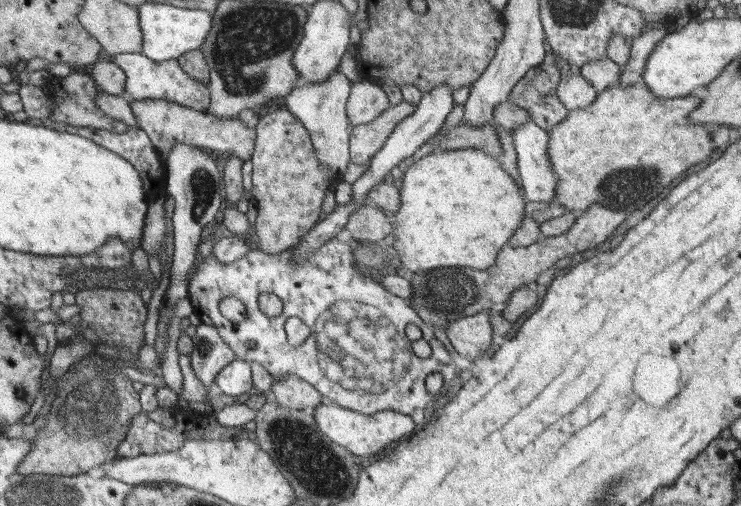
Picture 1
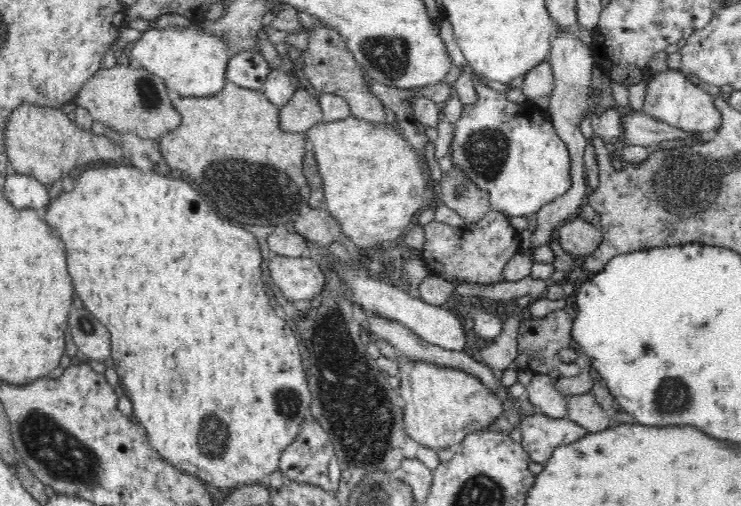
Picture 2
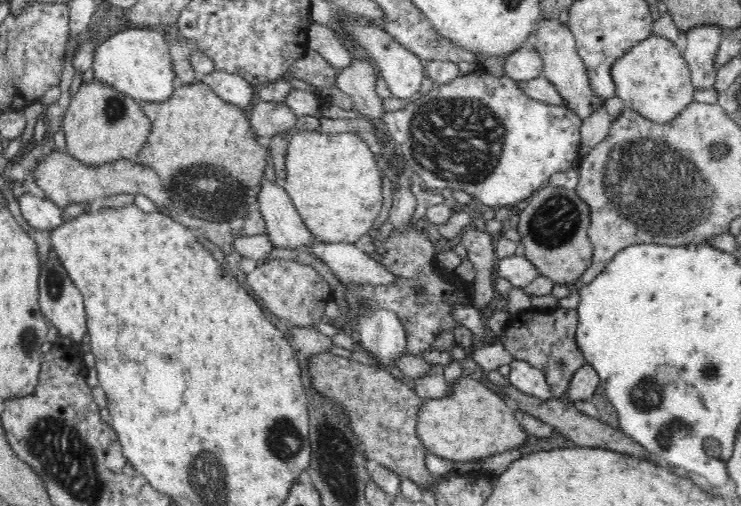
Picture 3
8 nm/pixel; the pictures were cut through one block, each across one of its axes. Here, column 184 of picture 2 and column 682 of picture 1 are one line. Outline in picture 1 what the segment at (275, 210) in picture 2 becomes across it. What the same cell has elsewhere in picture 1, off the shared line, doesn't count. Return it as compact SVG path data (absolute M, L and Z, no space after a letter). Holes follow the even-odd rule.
M644 82L628 87L611 86L599 92L595 102L586 108L570 110L568 116L548 129L548 154L558 182L554 204L563 204L577 213L591 204L600 204L612 210L635 211L658 196L668 184L680 178L690 164L706 160L716 150L712 141L714 131L702 123L689 119L701 103L699 93L668 99L657 97Z

